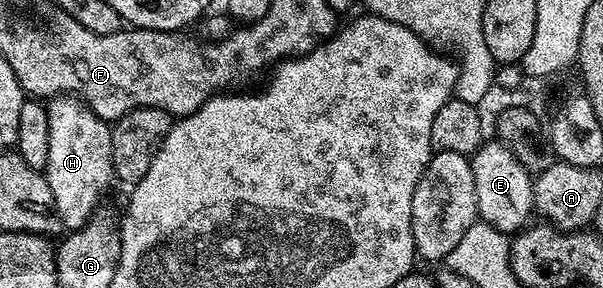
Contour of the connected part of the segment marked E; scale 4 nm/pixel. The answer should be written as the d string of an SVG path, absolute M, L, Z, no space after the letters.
M498 139L485 140L484 144L471 154L474 171L474 195L479 220L485 221L499 233L515 235L529 224L533 216L532 203L533 174L516 157L516 152Z

